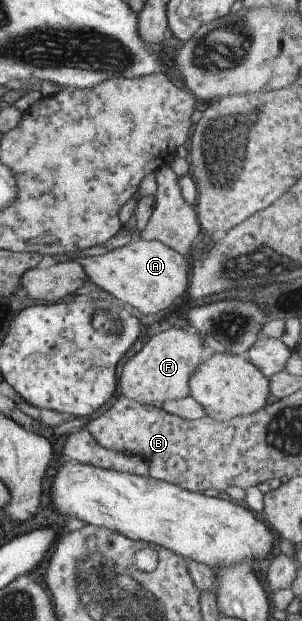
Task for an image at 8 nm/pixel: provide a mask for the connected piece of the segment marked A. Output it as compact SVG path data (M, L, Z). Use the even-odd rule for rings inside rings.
M133 238L125 246L107 251L106 253L91 256L82 256L78 259L83 267L85 278L96 287L109 293L117 302L126 307L135 308L141 314L157 314L173 304L173 300L180 300L186 296L188 289L189 270L191 263L188 258L175 252L172 248L161 244L159 241L144 241Z

